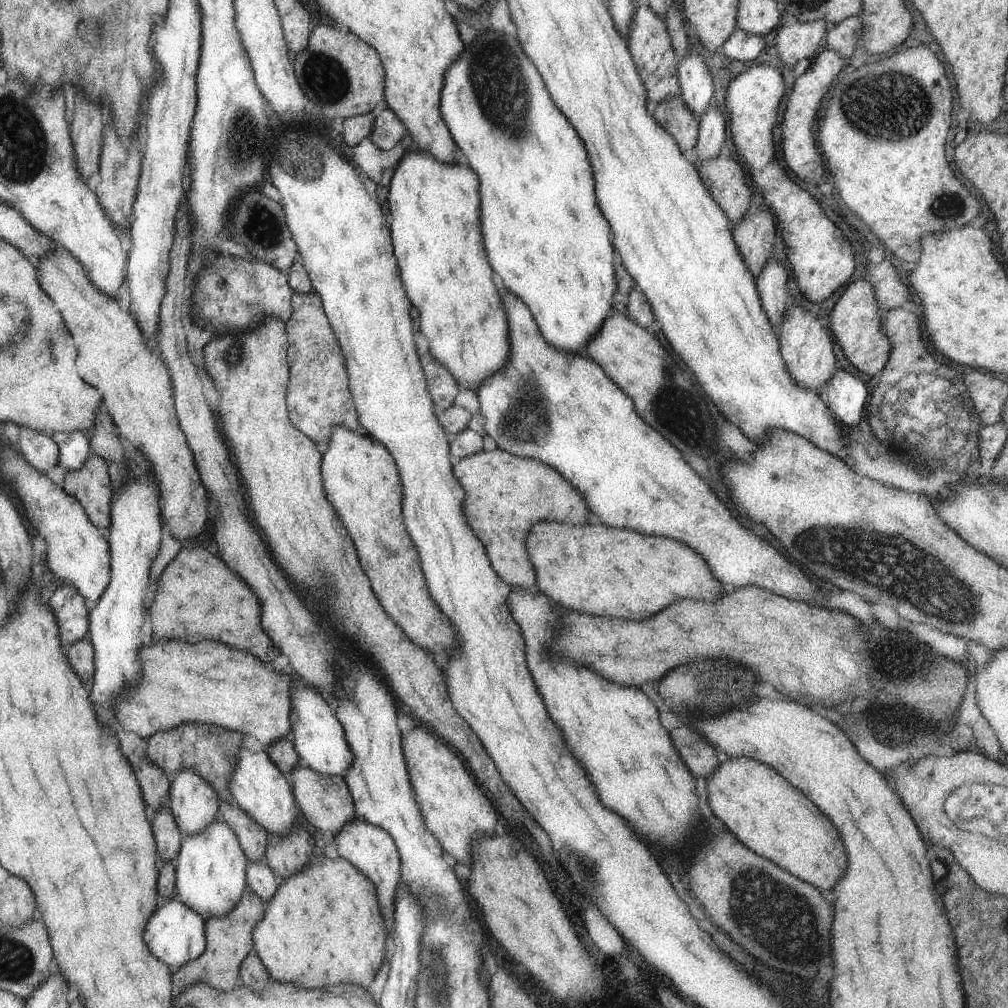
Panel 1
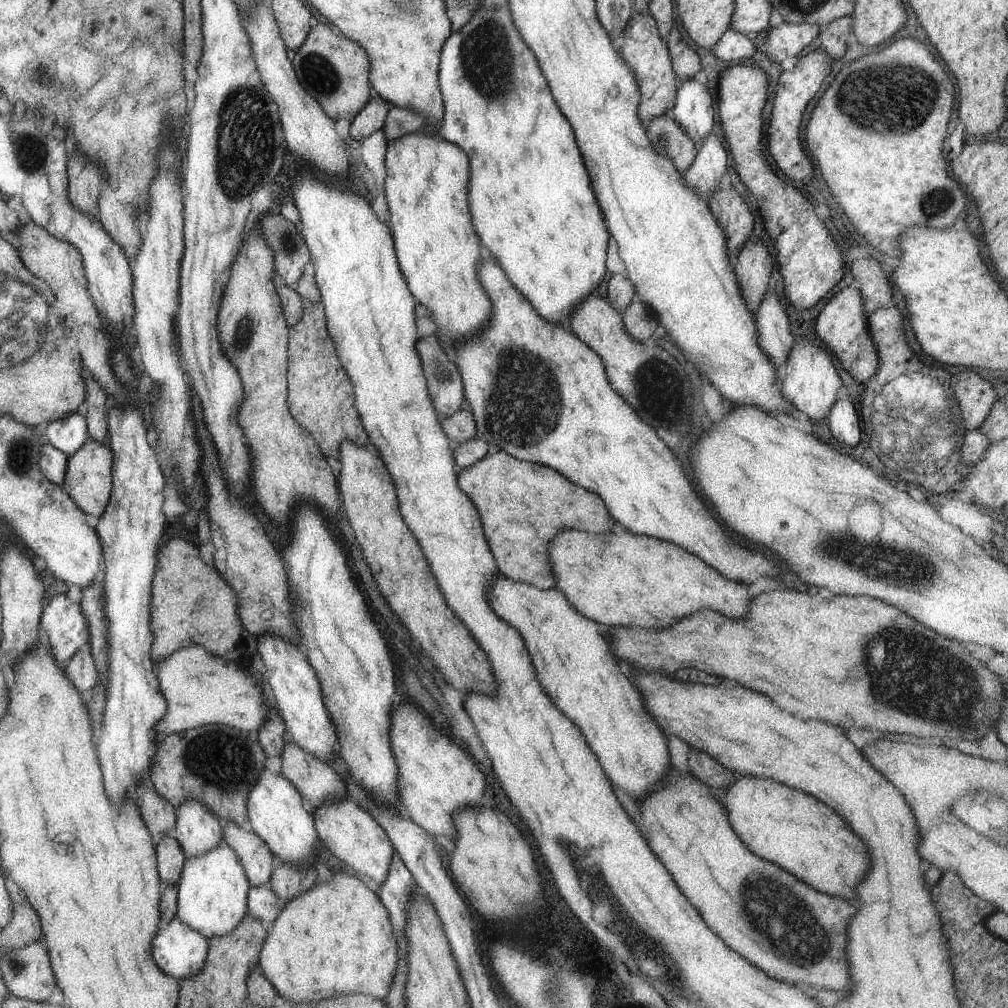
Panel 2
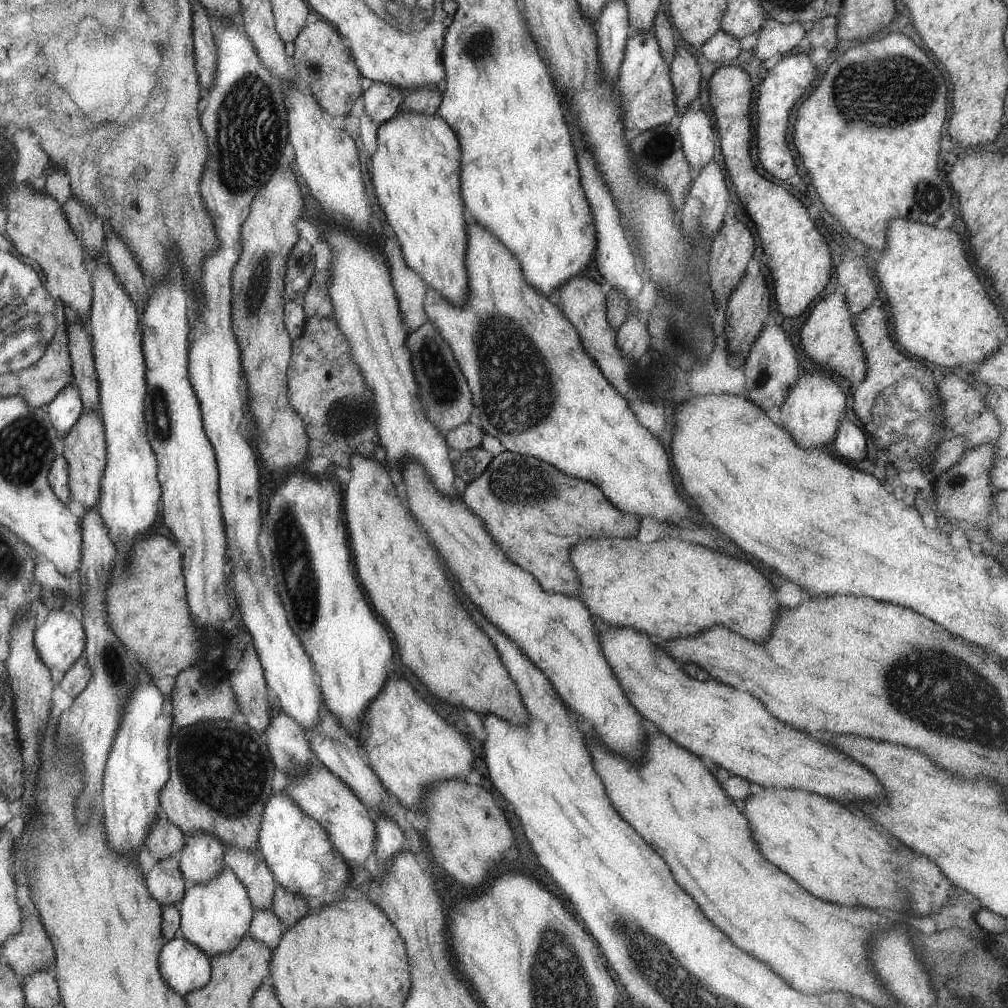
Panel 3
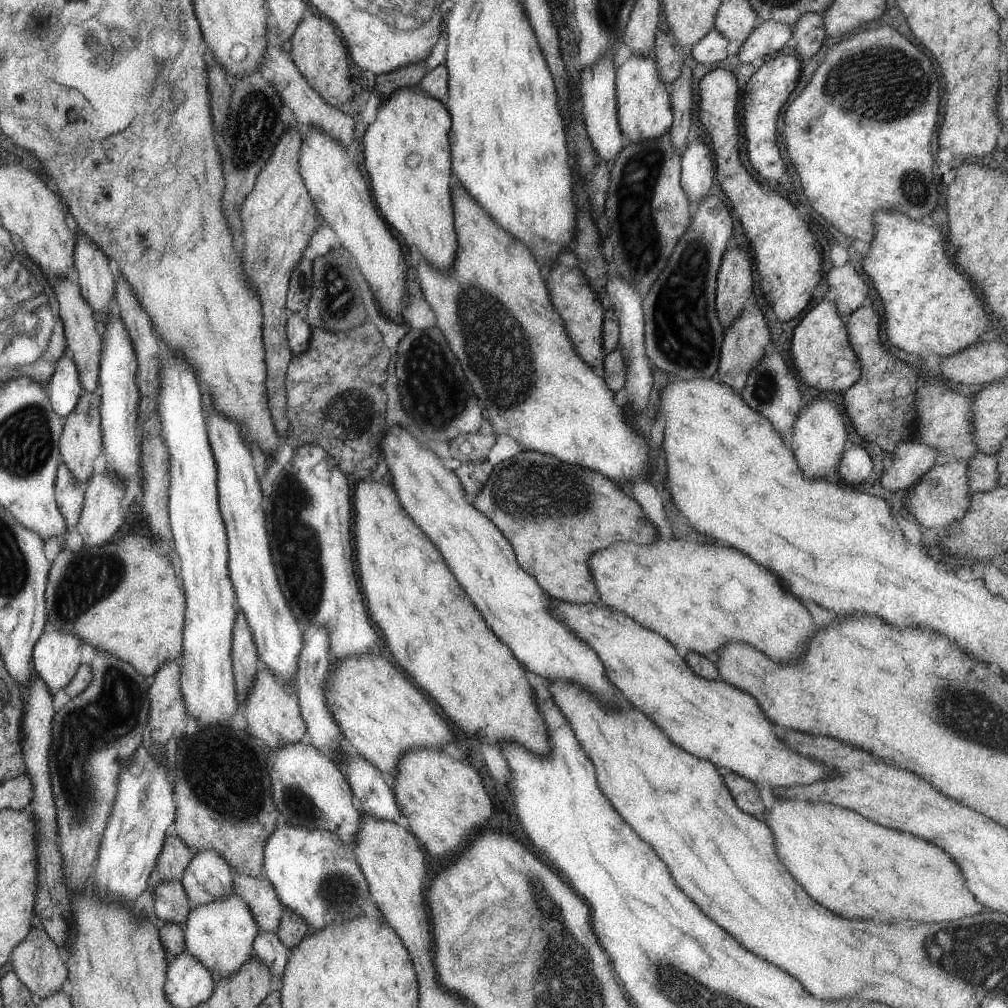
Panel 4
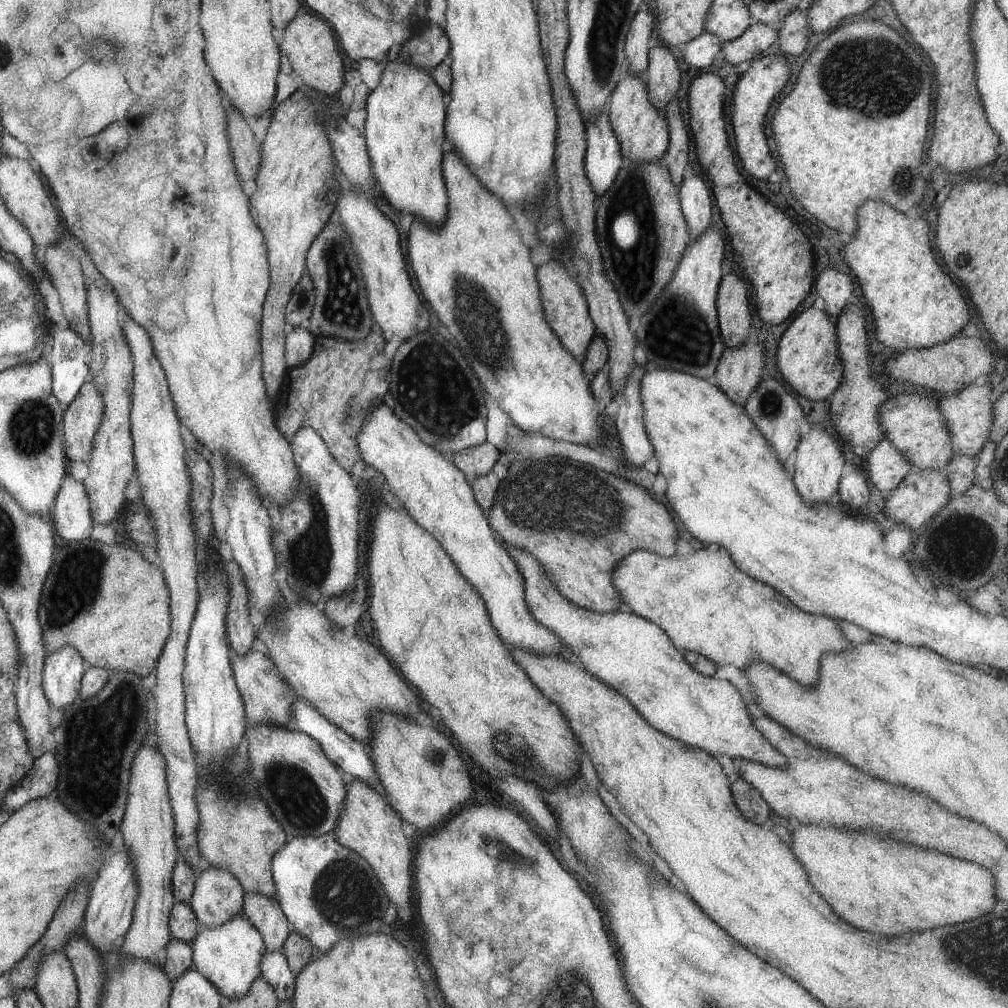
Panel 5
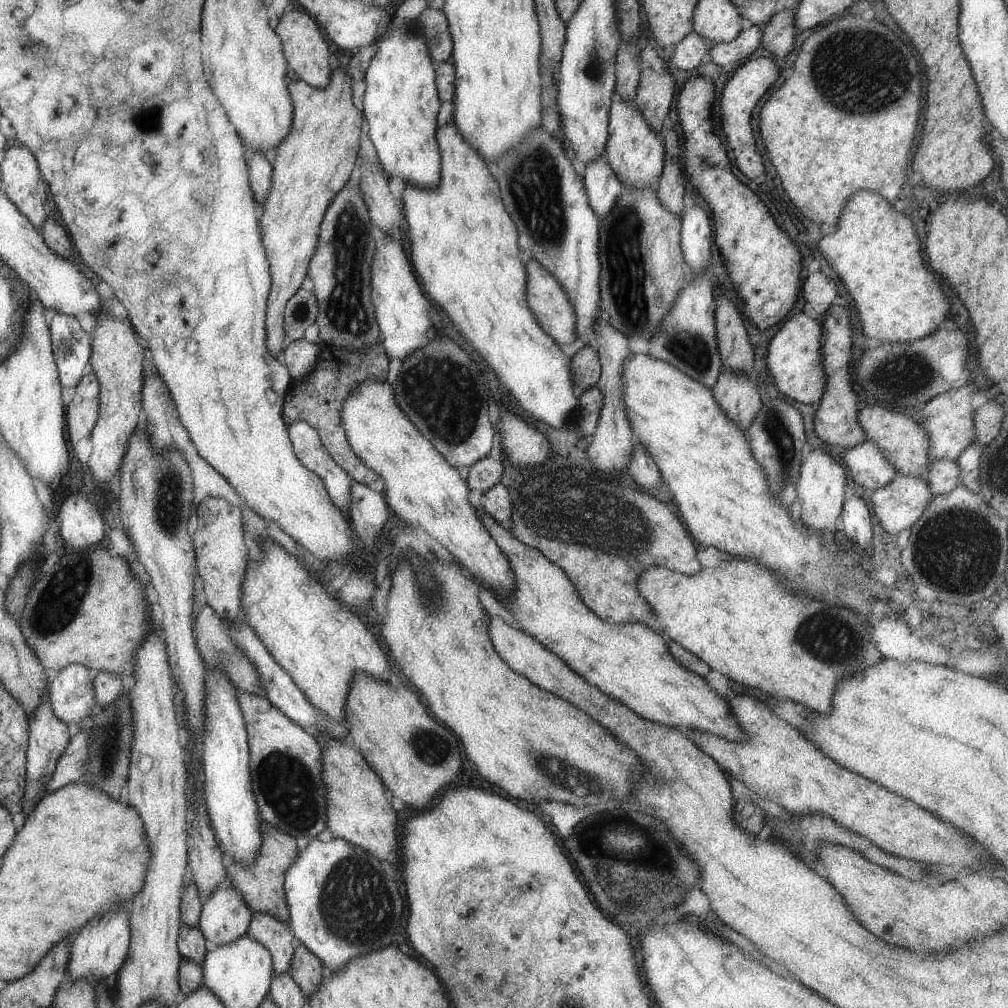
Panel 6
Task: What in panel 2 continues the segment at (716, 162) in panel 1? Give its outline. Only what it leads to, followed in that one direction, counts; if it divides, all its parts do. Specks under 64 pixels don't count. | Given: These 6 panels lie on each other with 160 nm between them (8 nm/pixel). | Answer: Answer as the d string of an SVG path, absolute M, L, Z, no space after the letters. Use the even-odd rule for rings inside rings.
M716 189L707 203L724 231L728 256L734 261L743 245L752 238L754 226L750 209L736 190Z

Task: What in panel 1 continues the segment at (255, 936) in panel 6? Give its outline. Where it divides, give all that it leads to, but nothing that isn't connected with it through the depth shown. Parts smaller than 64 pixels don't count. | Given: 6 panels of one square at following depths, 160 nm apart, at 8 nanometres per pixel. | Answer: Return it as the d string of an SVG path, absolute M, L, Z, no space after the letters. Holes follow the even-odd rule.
M226 800L220 801L217 816L232 829L250 863L264 860L270 835L265 828L254 822L240 807L232 806Z

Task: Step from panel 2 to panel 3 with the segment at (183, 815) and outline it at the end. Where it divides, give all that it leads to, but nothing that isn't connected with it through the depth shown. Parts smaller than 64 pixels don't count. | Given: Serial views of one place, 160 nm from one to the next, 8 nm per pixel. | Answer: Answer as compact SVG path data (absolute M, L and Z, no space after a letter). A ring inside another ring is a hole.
M196 833L188 837L185 848L176 856L186 887L205 885L216 878L225 868L225 849L214 835Z

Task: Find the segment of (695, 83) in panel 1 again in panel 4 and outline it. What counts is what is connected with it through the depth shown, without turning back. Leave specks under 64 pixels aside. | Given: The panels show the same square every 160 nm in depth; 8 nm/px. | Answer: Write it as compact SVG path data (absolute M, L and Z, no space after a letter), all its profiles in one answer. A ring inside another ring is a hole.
M704 137L691 139L681 154L681 185L692 209L716 186L713 155Z

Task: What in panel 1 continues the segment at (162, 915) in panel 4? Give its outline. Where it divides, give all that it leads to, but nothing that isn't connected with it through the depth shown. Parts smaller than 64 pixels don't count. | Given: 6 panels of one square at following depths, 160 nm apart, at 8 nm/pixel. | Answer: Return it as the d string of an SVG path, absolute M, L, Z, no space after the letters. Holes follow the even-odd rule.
M164 806L154 815L153 831L157 837L158 854L161 863L175 863L181 850L181 842L184 840L172 811Z

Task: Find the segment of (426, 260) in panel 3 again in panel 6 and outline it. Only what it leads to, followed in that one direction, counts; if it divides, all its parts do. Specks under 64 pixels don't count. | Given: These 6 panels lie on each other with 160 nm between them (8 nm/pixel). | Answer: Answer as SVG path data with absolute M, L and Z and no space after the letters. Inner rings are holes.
M407 25L400 28L388 27L377 44L374 57L365 71L366 90L363 95L363 118L368 120L369 138L374 144L386 176L400 176L405 184L412 183L422 188L436 188L441 177L440 149L436 142L439 125L436 116L440 100L435 81L436 62L430 56L427 38L414 34Z

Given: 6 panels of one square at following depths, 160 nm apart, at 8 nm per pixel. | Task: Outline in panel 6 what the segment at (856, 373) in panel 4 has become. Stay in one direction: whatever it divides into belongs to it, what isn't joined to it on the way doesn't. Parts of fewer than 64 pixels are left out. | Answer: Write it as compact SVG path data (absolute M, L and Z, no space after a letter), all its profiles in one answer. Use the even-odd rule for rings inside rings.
M804 312L788 318L768 344L766 364L778 390L788 398L802 404L814 404L825 390L825 372L821 355L822 327Z

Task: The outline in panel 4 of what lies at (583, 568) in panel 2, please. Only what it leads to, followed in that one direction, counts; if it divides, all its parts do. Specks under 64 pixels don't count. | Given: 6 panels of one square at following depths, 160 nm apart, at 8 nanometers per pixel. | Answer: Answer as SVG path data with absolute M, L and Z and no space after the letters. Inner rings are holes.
M656 540L649 545L616 543L596 551L588 561L603 606L623 612L644 628L662 634L678 648L700 652L716 660L716 650L726 642L752 644L774 662L796 662L818 624L804 604L792 596L774 574L734 548L694 544L688 540Z

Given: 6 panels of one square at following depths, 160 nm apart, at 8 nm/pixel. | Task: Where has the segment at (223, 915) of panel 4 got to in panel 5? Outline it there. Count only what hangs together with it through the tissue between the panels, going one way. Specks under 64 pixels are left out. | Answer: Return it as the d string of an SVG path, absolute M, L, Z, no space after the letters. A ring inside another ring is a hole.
M242 914L217 927L204 927L191 942L193 966L221 991L226 1002L243 997L261 976L261 962L267 952L263 936Z

